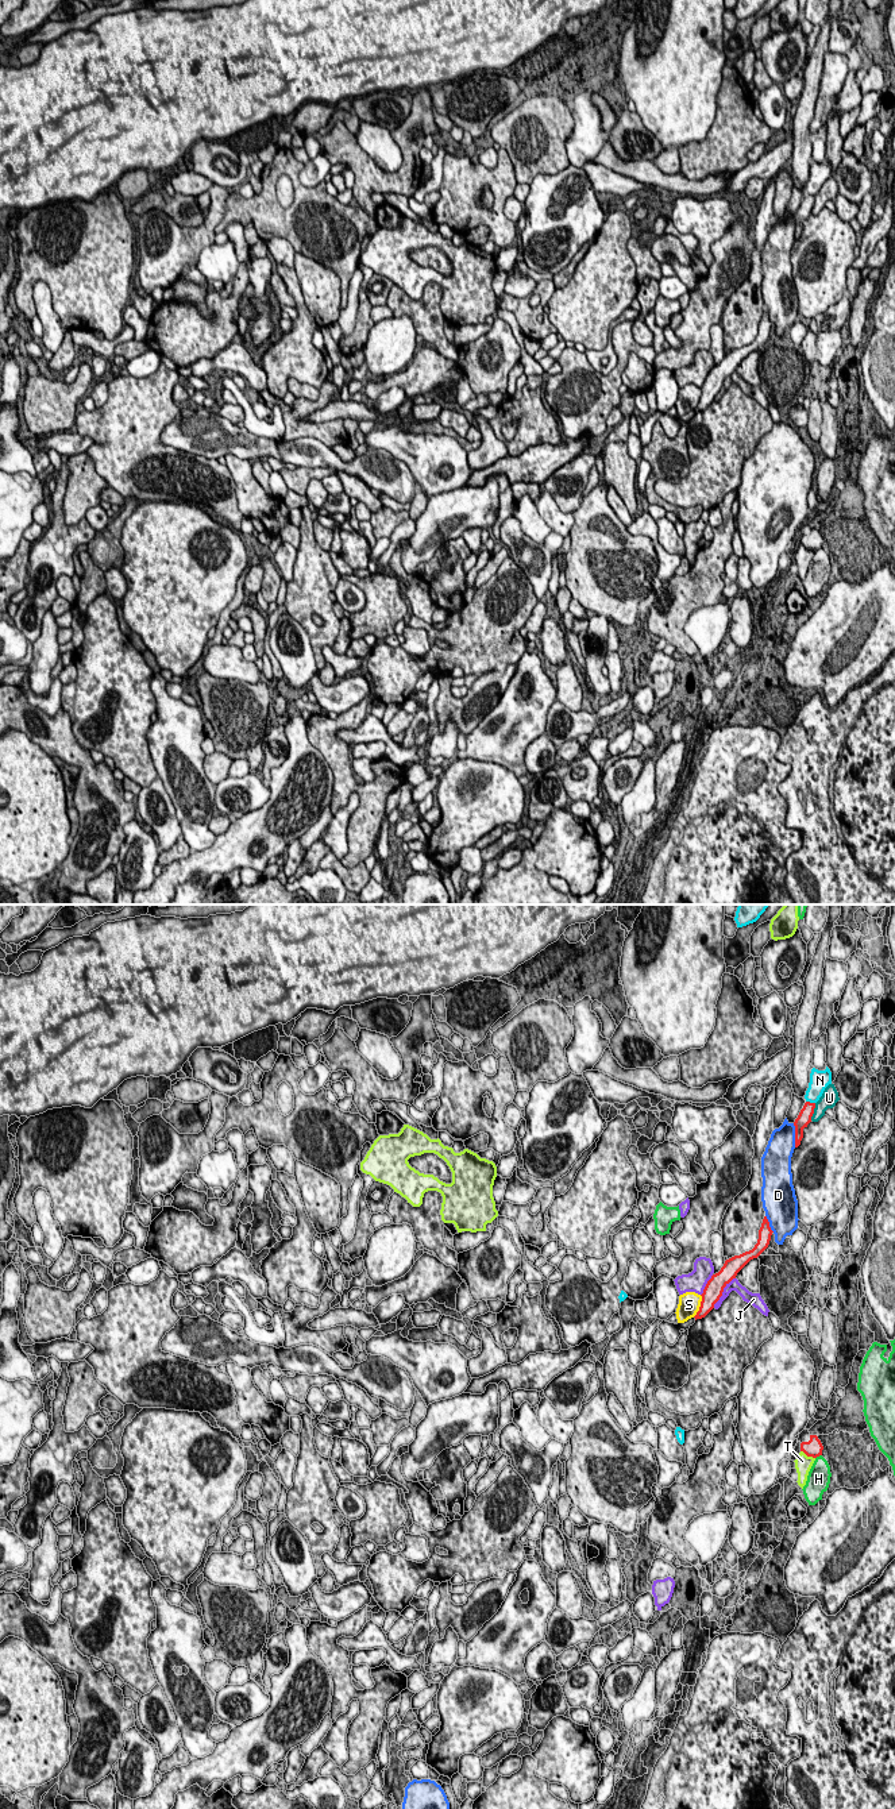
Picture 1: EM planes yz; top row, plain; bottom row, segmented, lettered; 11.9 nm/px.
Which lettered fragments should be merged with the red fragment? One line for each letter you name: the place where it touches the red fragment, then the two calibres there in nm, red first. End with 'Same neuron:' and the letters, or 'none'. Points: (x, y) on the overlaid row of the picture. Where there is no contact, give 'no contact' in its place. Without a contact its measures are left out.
Same neuron: none

